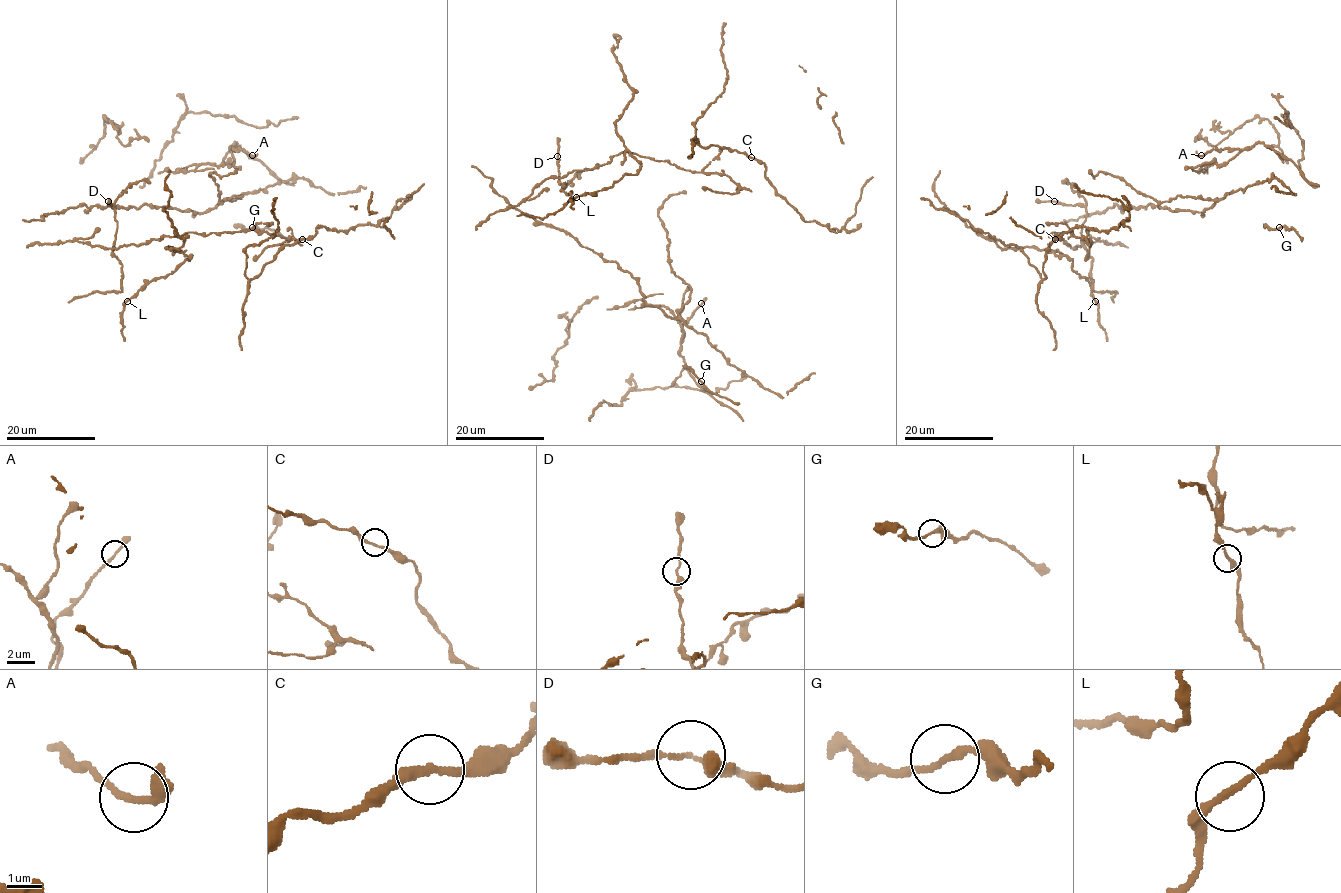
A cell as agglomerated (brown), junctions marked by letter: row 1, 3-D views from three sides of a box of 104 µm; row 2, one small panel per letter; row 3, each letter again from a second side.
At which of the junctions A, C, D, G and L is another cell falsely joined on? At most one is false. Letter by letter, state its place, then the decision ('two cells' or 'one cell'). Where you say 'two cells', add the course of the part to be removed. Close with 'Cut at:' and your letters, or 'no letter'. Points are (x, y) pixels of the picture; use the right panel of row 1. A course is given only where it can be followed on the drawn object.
A: at (1201, 155); one cell
C: at (1055, 239); one cell
D: at (1054, 201); one cell
G: at (1279, 227); one cell
L: at (1095, 301); one cell
Cut at: no letter

